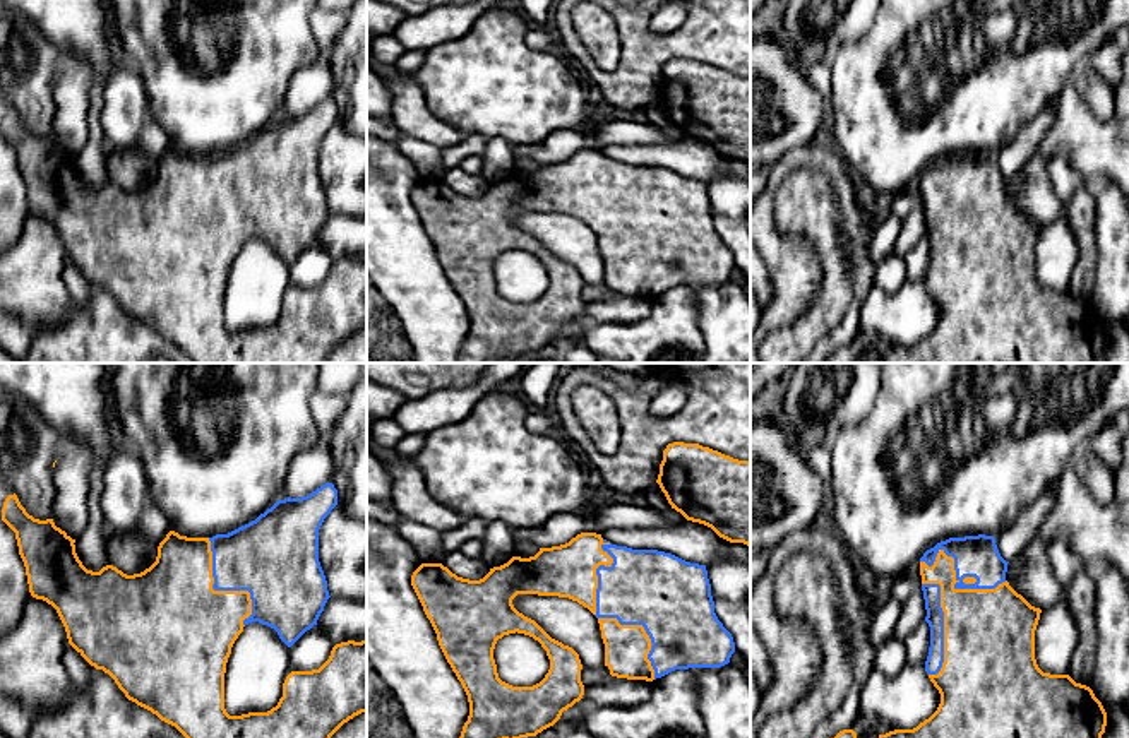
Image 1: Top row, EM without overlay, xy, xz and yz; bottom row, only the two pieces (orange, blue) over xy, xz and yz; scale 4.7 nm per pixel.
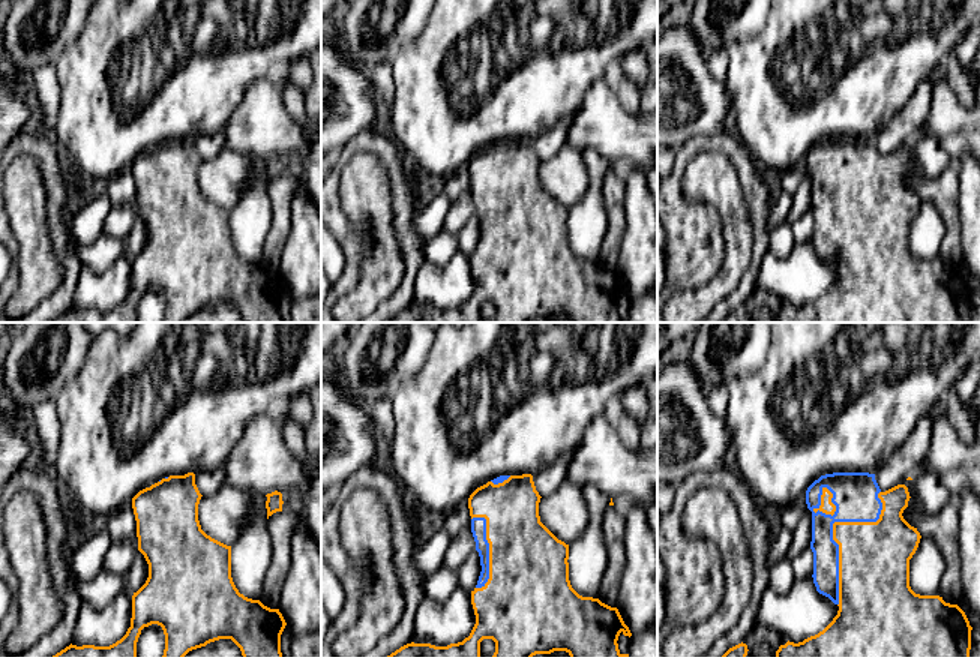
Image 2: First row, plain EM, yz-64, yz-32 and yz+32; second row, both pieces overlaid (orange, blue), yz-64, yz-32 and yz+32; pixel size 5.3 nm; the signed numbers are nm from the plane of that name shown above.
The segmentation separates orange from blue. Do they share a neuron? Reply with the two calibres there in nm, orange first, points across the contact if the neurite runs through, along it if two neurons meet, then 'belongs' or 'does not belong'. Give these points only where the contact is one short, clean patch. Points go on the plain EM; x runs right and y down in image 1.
360 nm thick on the orange side, 190 nm on the other; belongs

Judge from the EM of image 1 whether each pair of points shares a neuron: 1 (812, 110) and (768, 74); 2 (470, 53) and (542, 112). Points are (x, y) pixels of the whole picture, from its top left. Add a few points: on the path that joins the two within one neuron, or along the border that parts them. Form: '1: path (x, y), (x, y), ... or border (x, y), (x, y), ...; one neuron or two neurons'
1: path (802, 108), (778, 84); one neuron
2: path (487, 71), (506, 89), (518, 93), (525, 100); one neuron

